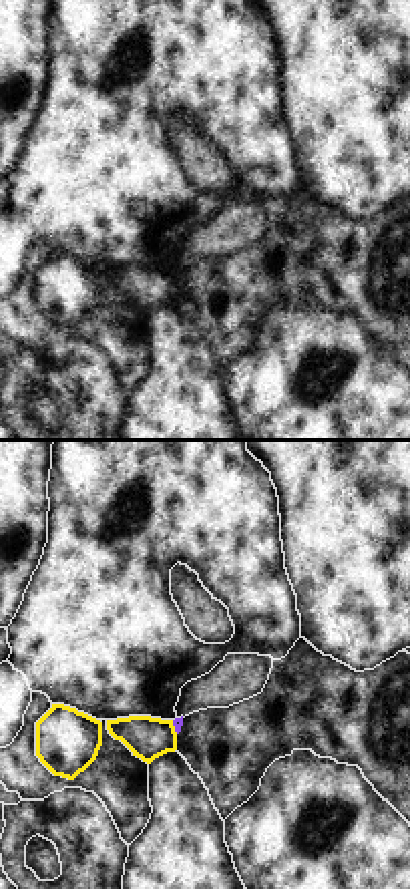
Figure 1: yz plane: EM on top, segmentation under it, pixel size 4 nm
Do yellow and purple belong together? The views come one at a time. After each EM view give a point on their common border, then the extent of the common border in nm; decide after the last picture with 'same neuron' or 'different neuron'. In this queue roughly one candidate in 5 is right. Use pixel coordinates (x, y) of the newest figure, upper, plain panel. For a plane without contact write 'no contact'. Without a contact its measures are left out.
contact (173, 276); length 60 nm

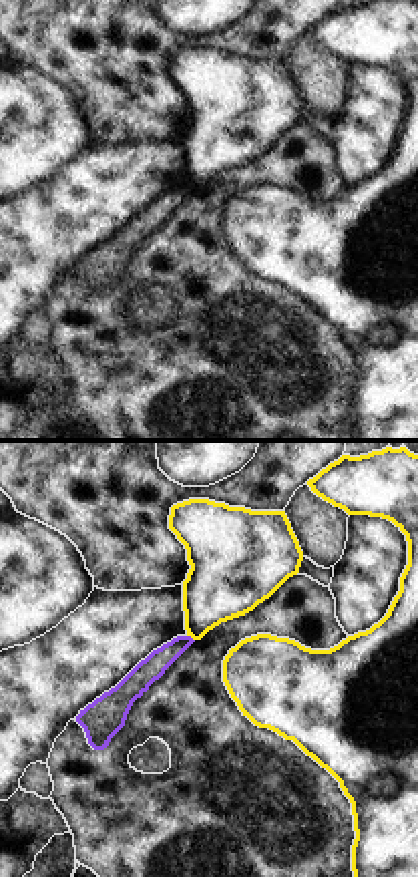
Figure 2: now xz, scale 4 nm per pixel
contact (191, 186); length 40 nm

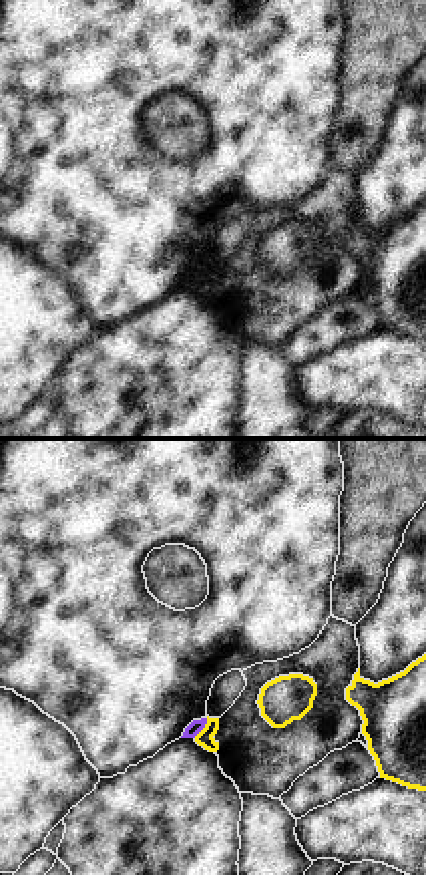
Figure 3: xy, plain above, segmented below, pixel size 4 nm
contact (203, 278); length 100 nm

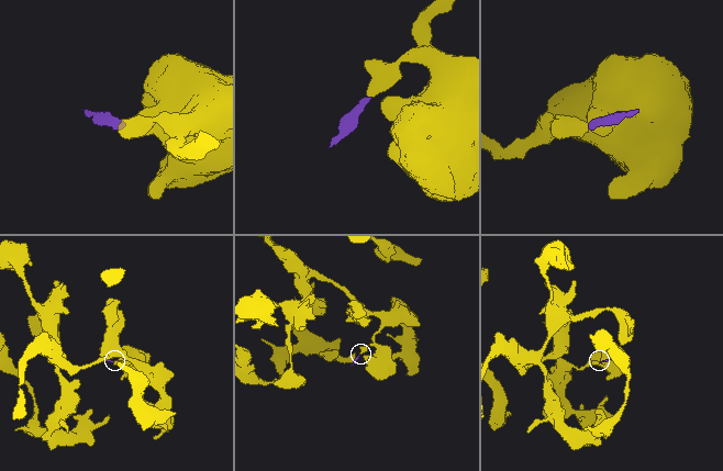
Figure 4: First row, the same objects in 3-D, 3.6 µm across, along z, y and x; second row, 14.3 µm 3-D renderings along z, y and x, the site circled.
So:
different neuron

